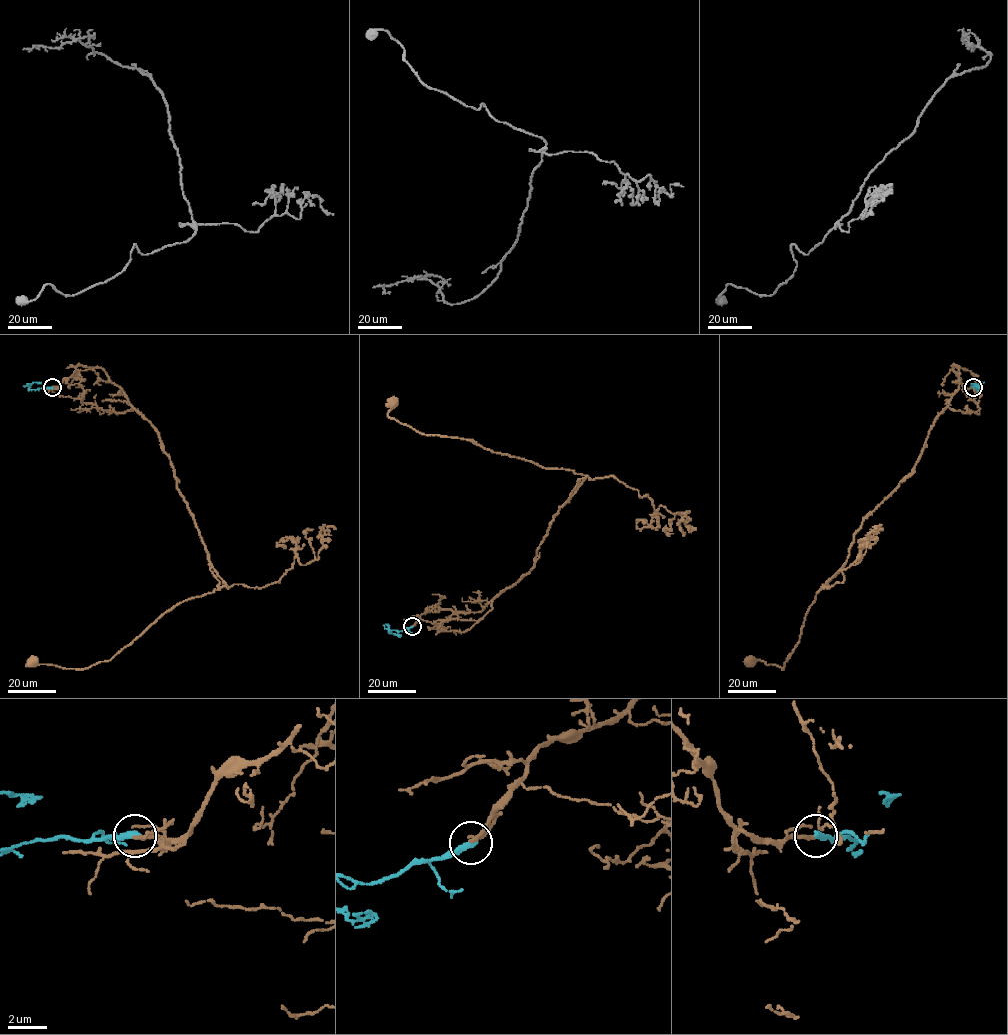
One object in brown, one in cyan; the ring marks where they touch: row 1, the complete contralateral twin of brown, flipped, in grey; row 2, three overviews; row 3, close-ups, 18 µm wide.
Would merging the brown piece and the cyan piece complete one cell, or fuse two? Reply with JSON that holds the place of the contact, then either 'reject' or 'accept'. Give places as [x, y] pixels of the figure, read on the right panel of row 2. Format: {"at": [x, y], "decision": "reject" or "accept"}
{"at": [973, 387], "decision": "accept"}

